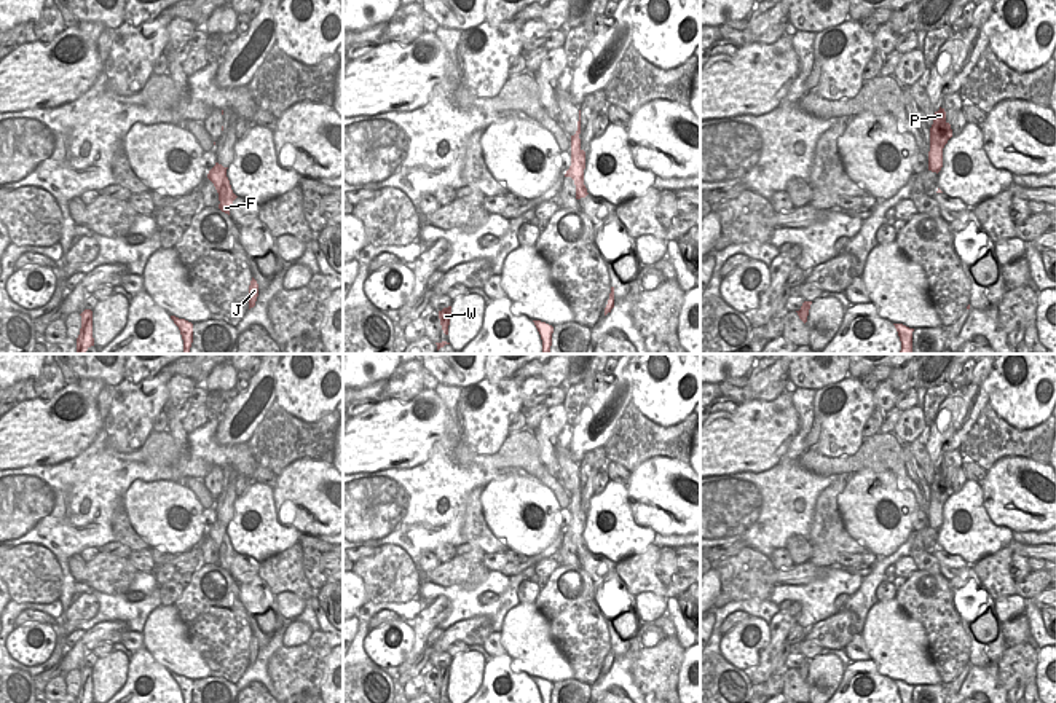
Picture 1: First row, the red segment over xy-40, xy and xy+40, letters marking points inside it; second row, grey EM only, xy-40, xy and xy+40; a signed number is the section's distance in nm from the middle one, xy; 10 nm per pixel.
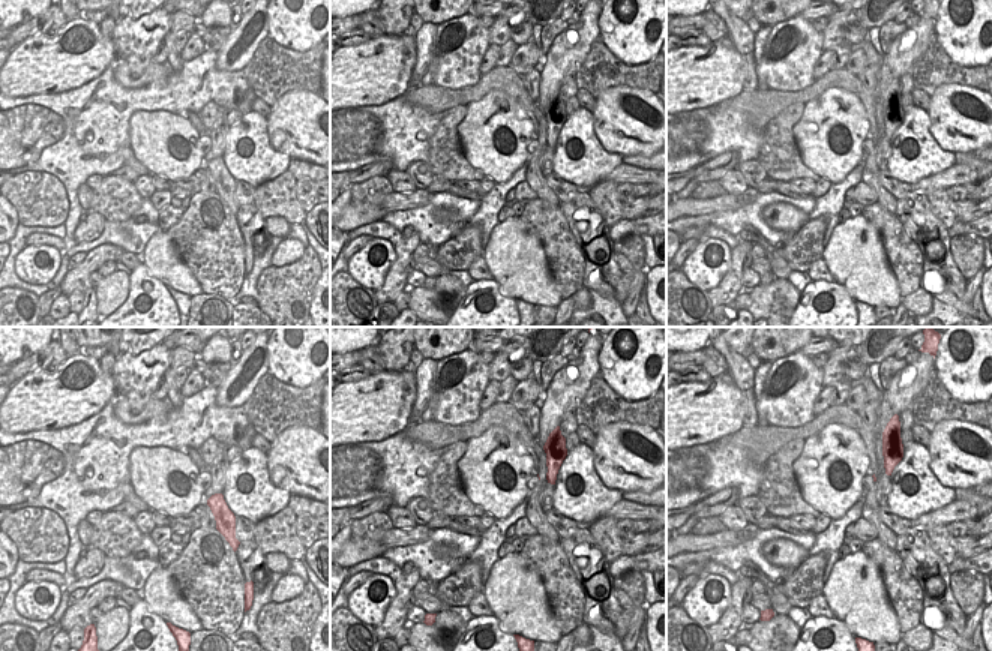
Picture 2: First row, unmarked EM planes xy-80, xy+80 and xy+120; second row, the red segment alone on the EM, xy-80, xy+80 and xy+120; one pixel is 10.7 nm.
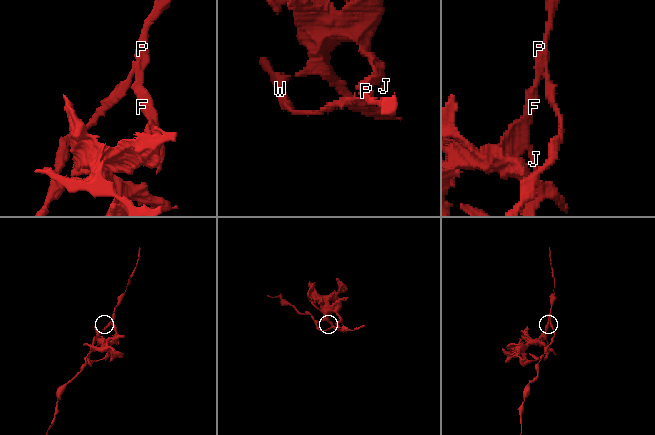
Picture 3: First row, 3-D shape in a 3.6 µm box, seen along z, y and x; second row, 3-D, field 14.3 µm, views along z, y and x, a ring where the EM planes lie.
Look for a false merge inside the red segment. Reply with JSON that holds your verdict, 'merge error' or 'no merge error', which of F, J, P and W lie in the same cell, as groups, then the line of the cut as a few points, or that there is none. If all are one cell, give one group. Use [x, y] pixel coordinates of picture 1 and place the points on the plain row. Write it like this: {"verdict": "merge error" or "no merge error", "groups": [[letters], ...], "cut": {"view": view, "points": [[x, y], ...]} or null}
{"verdict": "merge error", "groups": [["F", "J"], ["P", "W"]], "cut": {"view": "xy", "points": [[571, 517], [576, 517], [584, 525]]}}

